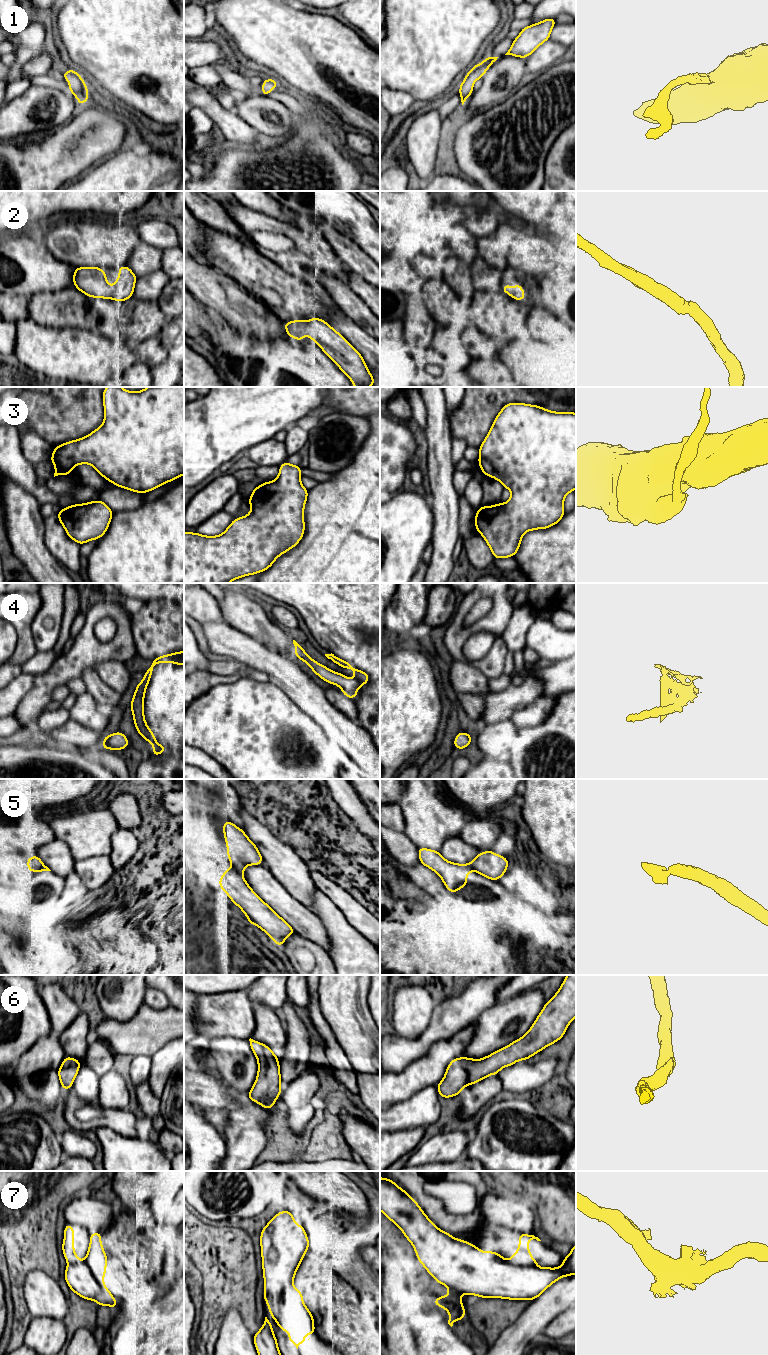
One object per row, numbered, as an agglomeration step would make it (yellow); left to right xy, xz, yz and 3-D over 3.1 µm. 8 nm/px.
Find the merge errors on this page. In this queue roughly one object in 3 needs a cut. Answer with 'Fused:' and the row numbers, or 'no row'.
Fused: 5, 7

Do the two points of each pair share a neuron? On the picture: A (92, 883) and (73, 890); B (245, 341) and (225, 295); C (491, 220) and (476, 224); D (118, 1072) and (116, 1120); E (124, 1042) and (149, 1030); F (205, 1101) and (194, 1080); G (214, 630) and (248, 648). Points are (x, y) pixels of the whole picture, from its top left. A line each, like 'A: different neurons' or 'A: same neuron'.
A: different neurons
B: different neurons
C: same neuron
D: different neurons
E: same neuron
F: same neuron
G: same neuron

